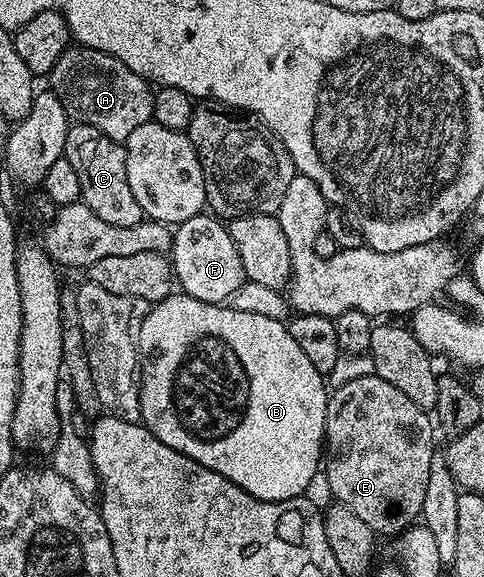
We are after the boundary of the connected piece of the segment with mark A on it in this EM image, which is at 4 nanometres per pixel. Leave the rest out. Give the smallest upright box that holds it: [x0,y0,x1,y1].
[48,46,154,142]

